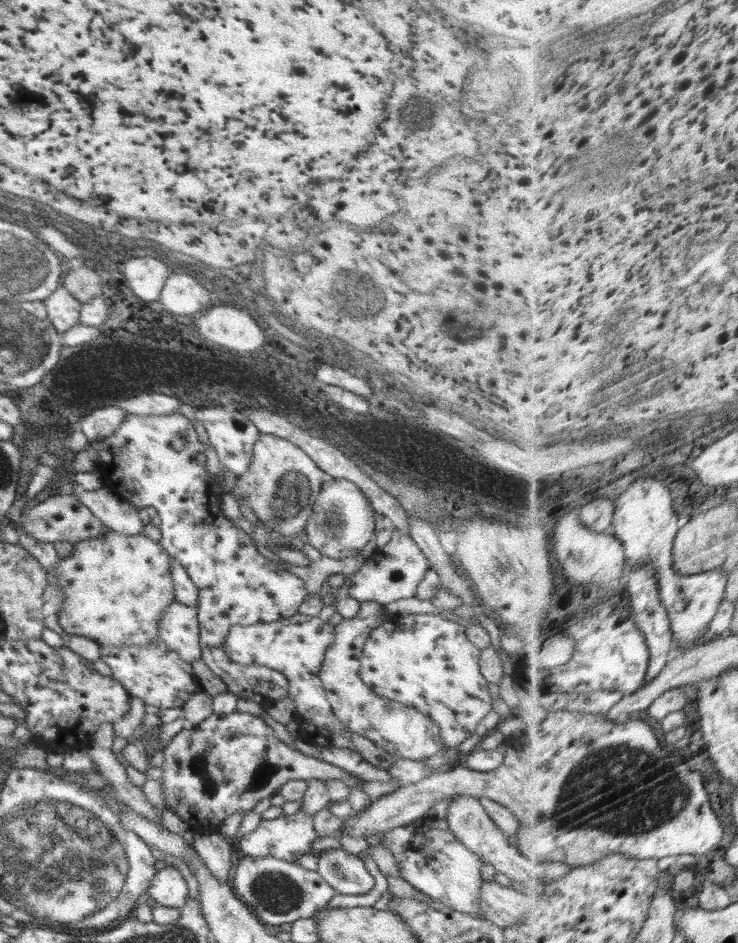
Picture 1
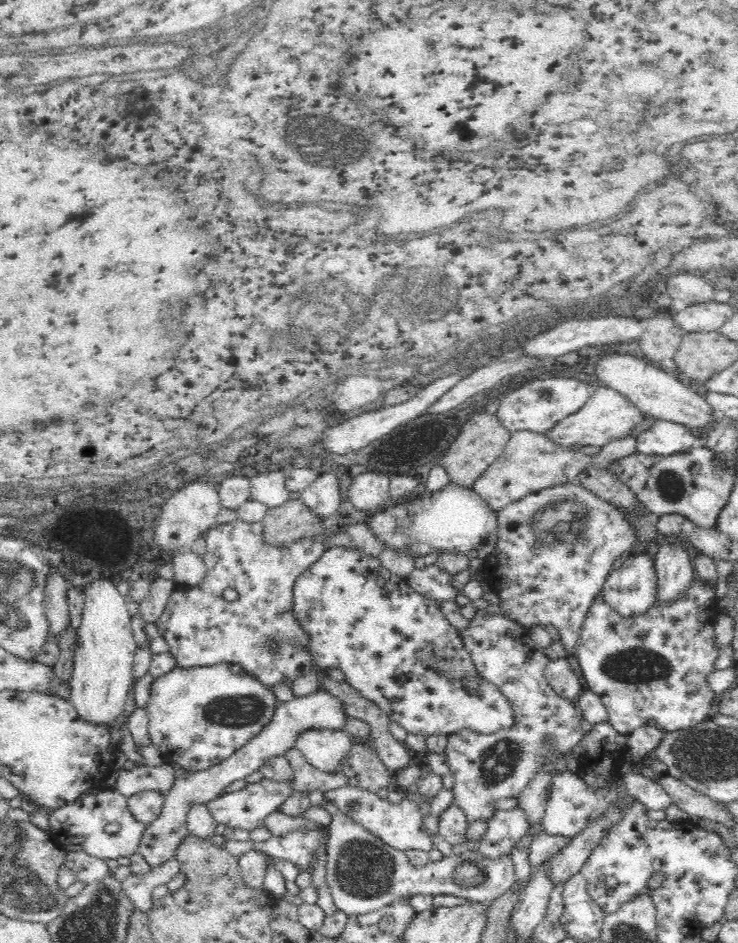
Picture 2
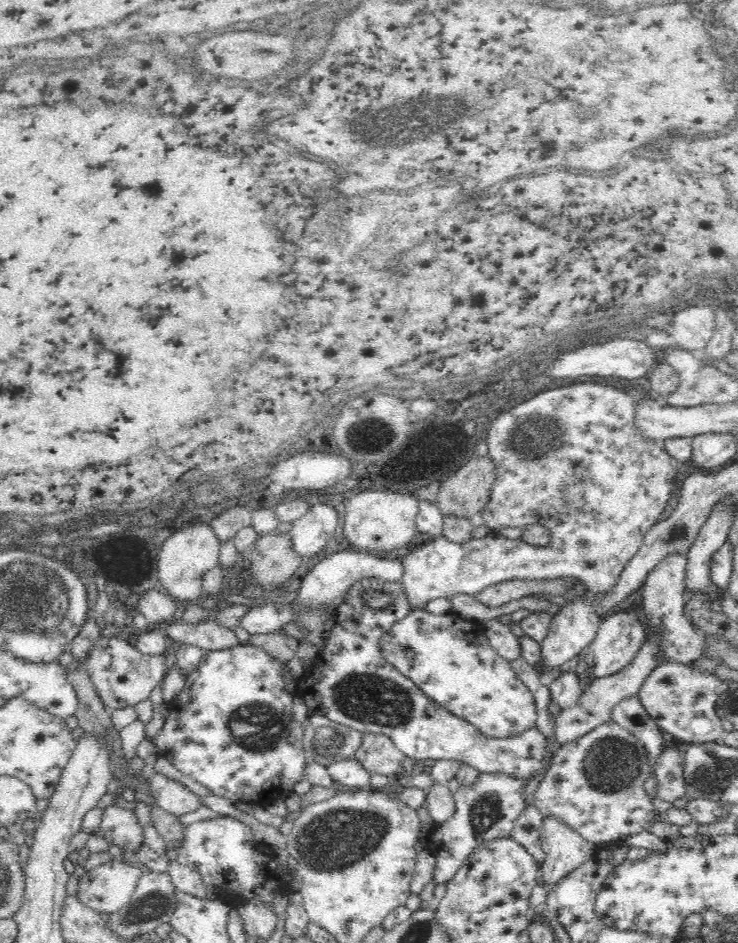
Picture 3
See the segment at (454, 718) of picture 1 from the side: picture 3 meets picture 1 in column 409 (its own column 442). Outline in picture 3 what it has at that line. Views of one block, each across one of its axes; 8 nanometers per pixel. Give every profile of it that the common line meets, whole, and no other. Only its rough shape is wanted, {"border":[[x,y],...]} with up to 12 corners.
{"border":[[414,609],[382,657],[491,738],[536,727],[532,692],[457,613]]}

